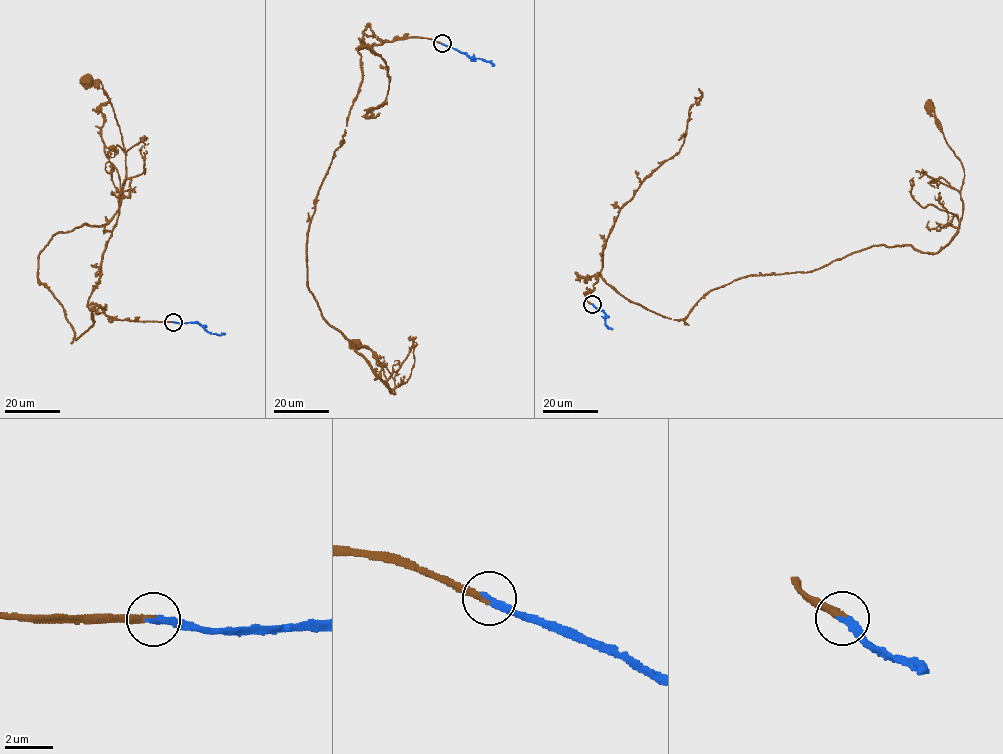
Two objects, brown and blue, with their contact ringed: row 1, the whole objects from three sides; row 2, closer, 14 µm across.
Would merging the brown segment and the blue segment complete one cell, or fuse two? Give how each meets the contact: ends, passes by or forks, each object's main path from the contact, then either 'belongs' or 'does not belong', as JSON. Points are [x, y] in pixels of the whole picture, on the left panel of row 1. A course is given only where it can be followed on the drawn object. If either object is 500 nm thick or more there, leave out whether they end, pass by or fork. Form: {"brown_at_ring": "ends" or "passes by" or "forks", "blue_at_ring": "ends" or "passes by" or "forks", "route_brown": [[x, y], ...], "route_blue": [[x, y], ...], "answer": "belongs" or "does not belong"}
{"brown_at_ring": "ends", "blue_at_ring": "ends", "route_brown": [[172, 322], [91, 304], [77, 339], [38, 278], [53, 235], [119, 208], [122, 134], [88, 80]], "route_blue": [[172, 322], [196, 322], [209, 332], [225, 333]], "answer": "belongs"}

